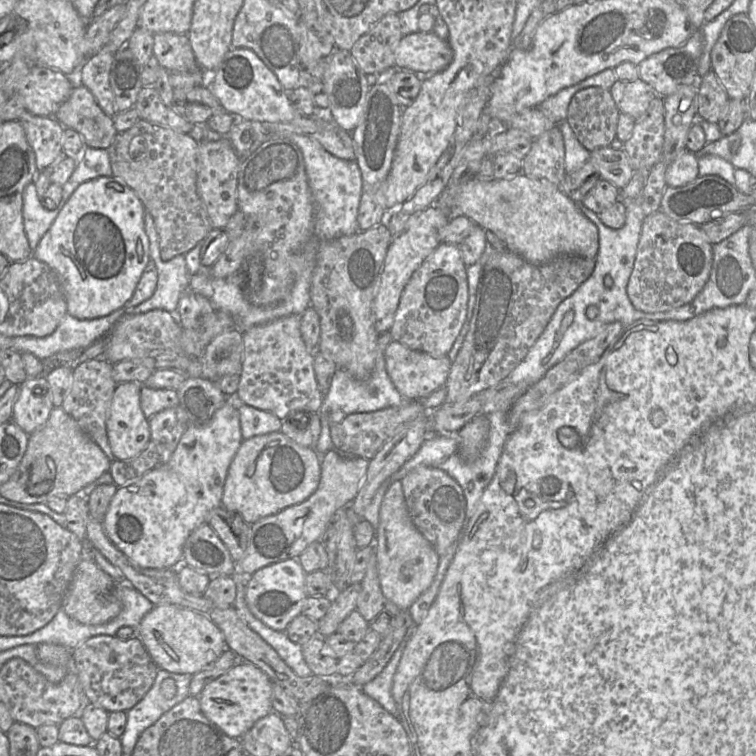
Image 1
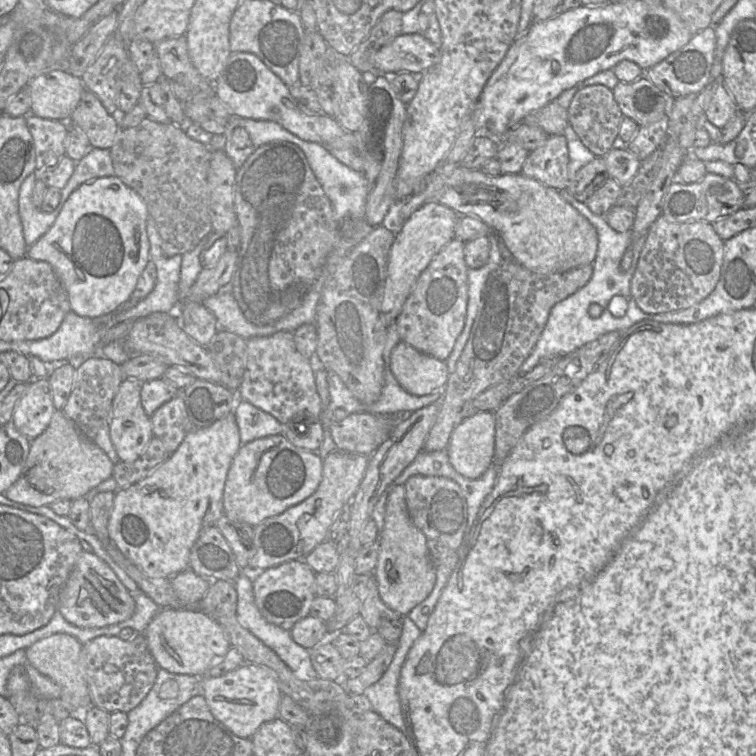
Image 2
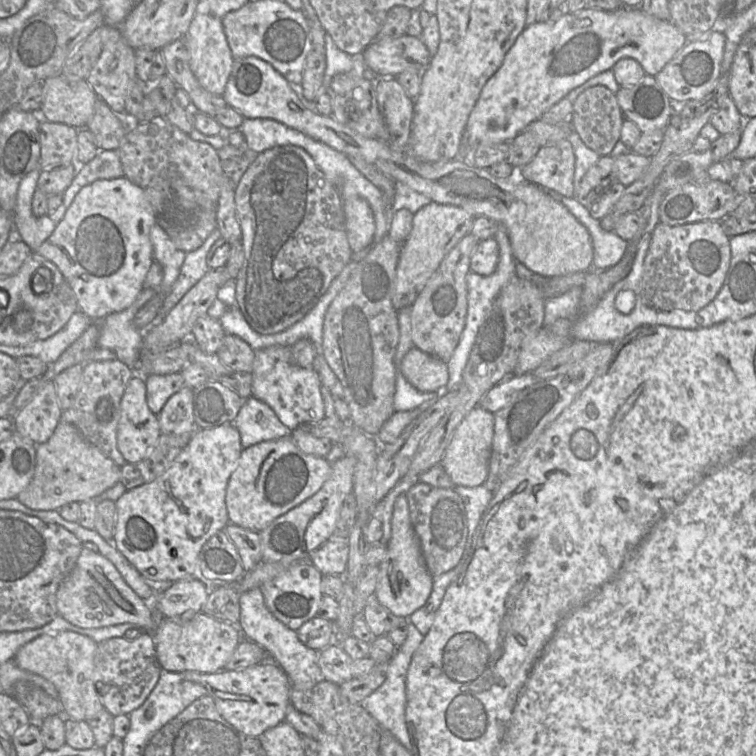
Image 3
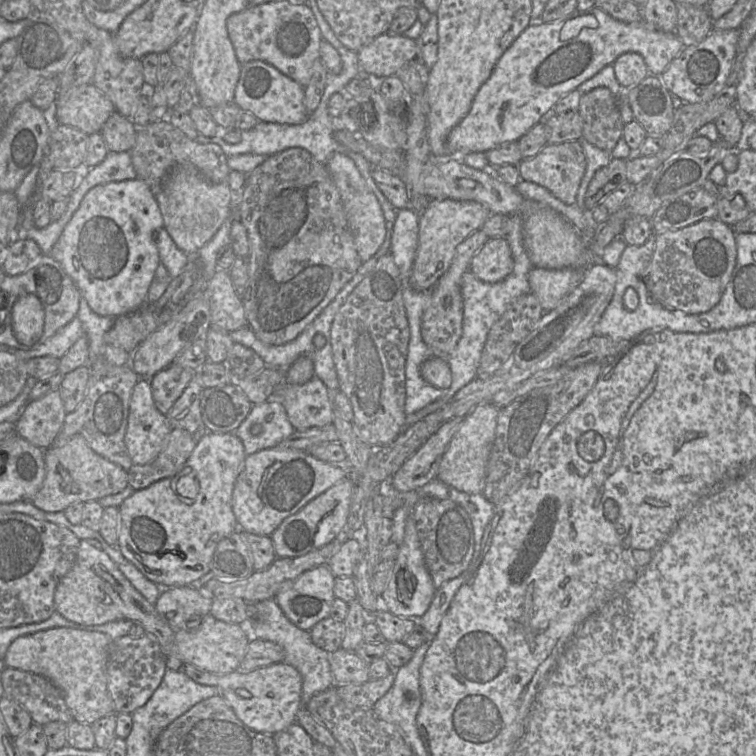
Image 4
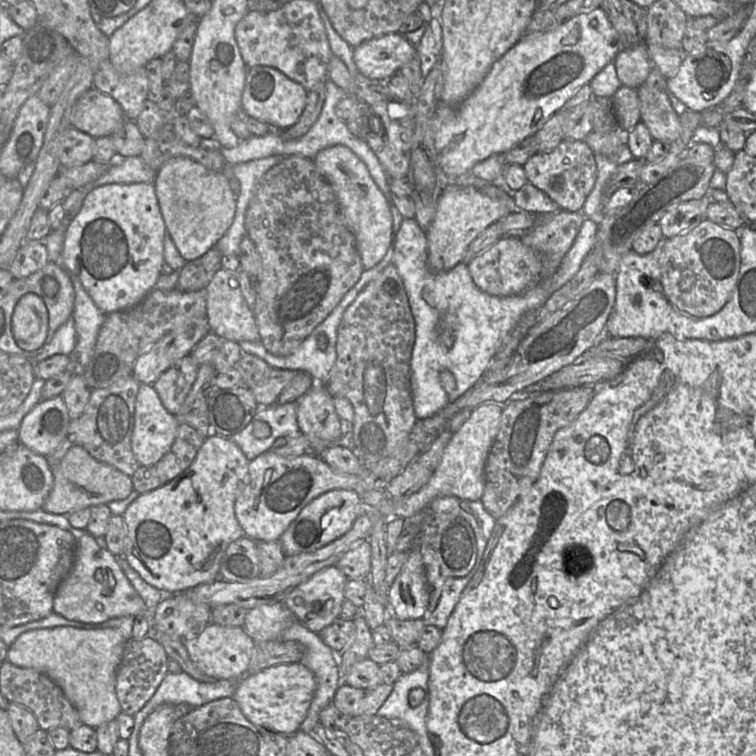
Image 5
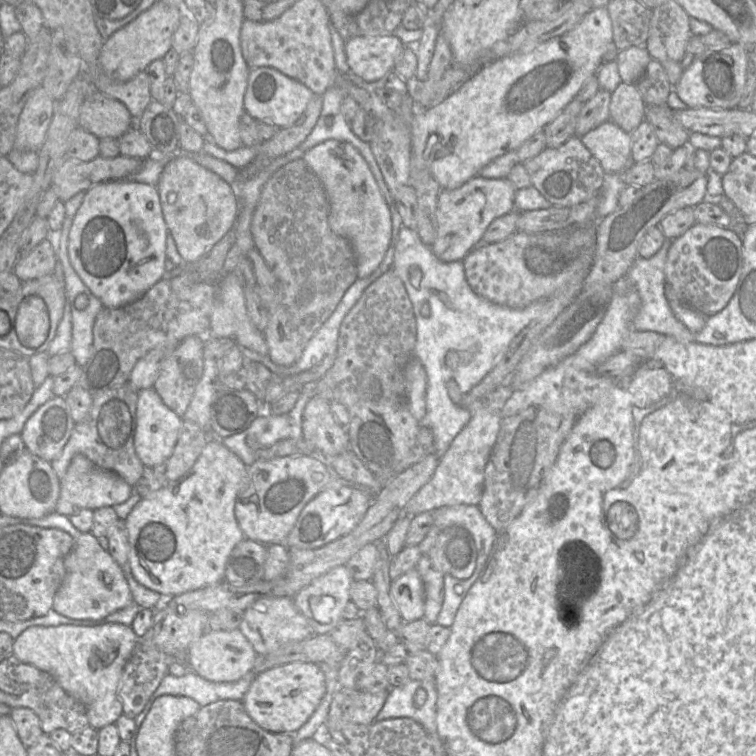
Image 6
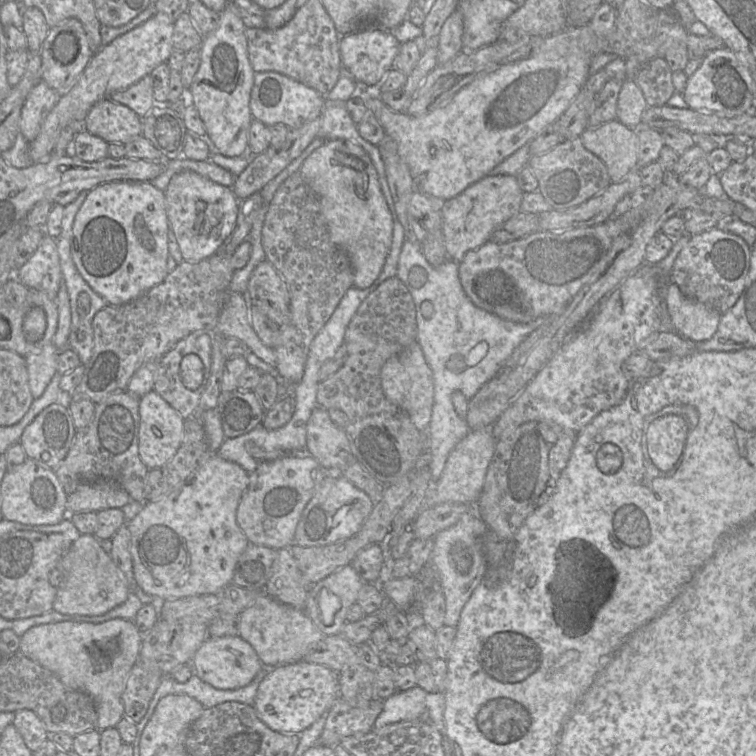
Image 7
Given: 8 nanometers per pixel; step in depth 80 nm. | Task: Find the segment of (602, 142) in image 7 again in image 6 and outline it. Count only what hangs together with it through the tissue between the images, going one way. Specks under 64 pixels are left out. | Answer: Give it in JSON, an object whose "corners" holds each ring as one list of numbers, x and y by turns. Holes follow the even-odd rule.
{"corners":[[611,119,580,137,583,145,599,161,604,173,623,172,631,162,631,136]]}

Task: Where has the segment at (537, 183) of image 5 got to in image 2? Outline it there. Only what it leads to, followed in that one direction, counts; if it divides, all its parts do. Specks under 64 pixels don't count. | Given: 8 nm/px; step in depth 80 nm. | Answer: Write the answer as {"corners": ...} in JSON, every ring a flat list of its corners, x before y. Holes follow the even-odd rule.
{"corners":[[550,135,548,139,529,153,521,173,543,185,565,190,569,184,568,147,563,135]]}

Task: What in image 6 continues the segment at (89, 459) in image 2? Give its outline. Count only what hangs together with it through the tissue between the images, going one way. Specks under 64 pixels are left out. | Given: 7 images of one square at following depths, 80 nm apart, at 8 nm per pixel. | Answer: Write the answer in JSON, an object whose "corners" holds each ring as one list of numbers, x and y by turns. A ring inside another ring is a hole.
{"corners":[[76,454,73,456,66,474,60,479,60,495,55,512,72,516,82,509,96,510,106,506,115,506,127,501,134,491,134,487,117,473,101,469,85,455]]}

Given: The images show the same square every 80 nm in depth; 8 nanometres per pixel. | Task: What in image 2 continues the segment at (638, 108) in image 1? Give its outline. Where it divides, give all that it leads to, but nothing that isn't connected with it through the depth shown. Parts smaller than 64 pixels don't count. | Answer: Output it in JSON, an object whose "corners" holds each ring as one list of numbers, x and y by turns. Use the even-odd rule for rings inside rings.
{"corners":[[644,75,630,83,620,81,612,91,623,116,632,119,639,127,654,123,664,116,668,117,669,97]]}

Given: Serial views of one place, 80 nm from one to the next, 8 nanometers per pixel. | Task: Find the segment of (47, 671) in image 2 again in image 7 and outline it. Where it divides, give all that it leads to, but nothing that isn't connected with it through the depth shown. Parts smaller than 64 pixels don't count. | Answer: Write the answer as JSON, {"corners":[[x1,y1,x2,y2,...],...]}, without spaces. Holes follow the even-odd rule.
{"corners":[[111,619,103,623,62,621,40,624,28,629,20,637,19,651,55,674,68,688,82,691,92,697,98,716,97,729,116,727,124,717,122,694,127,677,139,660,143,633,132,620]]}

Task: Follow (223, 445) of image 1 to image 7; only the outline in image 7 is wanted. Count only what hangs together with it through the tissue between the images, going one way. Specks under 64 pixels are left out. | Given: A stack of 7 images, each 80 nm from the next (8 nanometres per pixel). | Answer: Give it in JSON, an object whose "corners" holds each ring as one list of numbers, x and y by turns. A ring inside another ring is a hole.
{"corners":[[210,452,197,471,178,489,171,493,153,500,145,501,144,508,126,525,130,531,130,552,133,560,135,585,154,598,170,600,187,596,205,595,219,591,233,583,234,571,241,555,245,552,250,541,237,522,237,510,240,500,249,486,249,473,239,464,227,461,217,453]]}

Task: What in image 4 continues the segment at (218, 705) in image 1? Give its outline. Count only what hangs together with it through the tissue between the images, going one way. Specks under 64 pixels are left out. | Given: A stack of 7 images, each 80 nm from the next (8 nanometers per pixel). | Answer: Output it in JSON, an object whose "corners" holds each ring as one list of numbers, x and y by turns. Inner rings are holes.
{"corners":[[278,662,251,671,236,670,215,674,184,663,182,670,195,682,215,686,231,706,236,716,254,731,274,735,296,722,302,707,303,679,292,665]]}

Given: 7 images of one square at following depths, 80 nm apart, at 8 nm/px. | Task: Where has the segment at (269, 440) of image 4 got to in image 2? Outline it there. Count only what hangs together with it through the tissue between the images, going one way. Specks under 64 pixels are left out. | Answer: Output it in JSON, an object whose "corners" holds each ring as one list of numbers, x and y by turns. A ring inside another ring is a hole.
{"corners":[[237,399,234,414,242,444,284,432,284,424,248,401]]}

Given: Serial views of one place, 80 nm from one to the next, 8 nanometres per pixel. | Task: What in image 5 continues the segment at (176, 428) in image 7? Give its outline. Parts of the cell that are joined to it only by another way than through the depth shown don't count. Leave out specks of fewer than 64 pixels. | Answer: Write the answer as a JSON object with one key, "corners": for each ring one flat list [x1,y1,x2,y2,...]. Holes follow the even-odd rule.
{"corners":[[140,384,135,403,134,428,131,438,132,451,138,463,149,466,157,463,171,449,180,422,162,404,153,385]]}

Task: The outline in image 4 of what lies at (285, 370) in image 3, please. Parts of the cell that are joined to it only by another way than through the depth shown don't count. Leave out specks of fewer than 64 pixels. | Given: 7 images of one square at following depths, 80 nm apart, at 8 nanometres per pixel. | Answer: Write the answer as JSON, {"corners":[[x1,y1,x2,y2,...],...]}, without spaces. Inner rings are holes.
{"corners":[[286,373,286,381,277,387,270,400,278,400,284,405,288,419,296,430,333,424,332,392,316,376,305,384,297,385,287,381]]}

